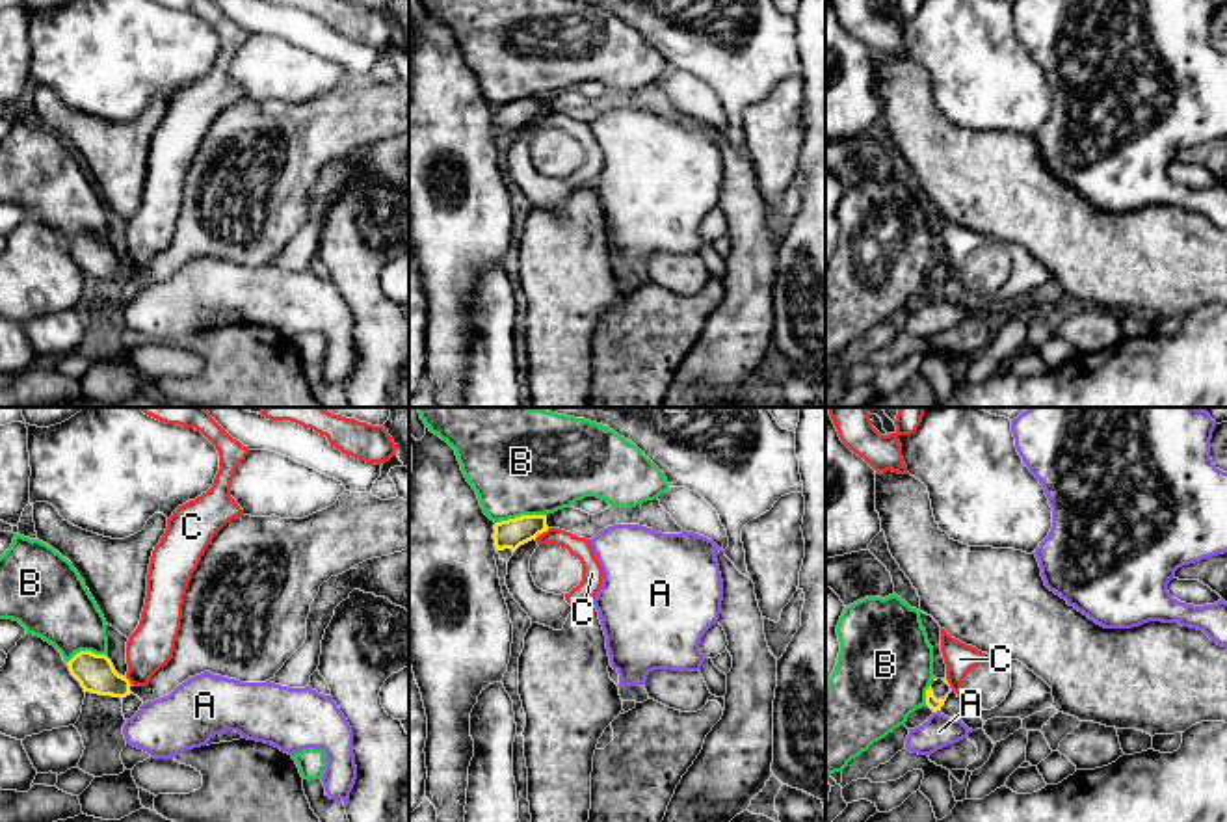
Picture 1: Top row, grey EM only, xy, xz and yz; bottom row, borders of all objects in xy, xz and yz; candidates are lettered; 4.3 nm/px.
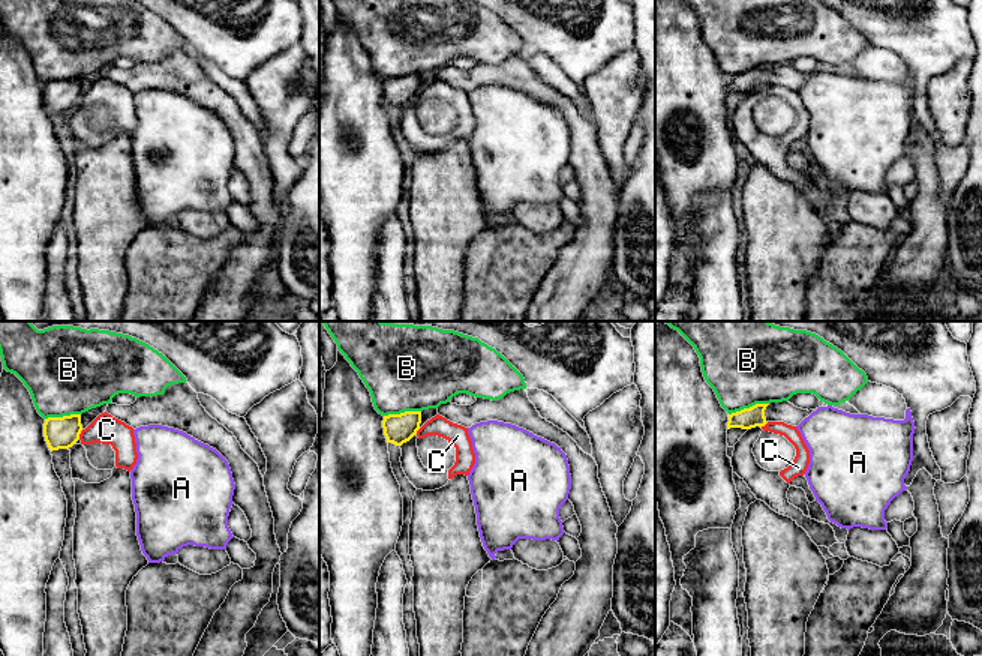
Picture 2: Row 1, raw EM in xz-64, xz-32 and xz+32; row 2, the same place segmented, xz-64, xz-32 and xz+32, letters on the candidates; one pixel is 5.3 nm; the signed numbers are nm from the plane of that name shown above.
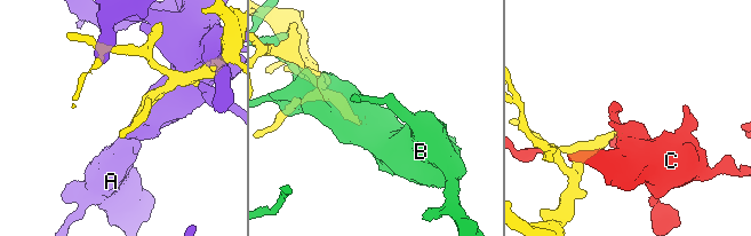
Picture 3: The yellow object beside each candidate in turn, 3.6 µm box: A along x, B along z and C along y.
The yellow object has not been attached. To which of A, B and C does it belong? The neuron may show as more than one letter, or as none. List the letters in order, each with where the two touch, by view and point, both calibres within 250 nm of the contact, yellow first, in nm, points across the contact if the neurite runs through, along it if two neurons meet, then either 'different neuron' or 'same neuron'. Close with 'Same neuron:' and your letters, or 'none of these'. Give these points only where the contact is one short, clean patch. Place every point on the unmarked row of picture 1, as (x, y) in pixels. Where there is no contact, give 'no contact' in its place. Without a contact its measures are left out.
A: yz (936, 294) | 60/140 nm | different neuron
B: xz (521, 99) | 130/440 nm | different neuron
C: xz (541, 116) | 130/90 nm | along xz (549, 112), (534, 121) | different neuron
Same neuron: none of these

